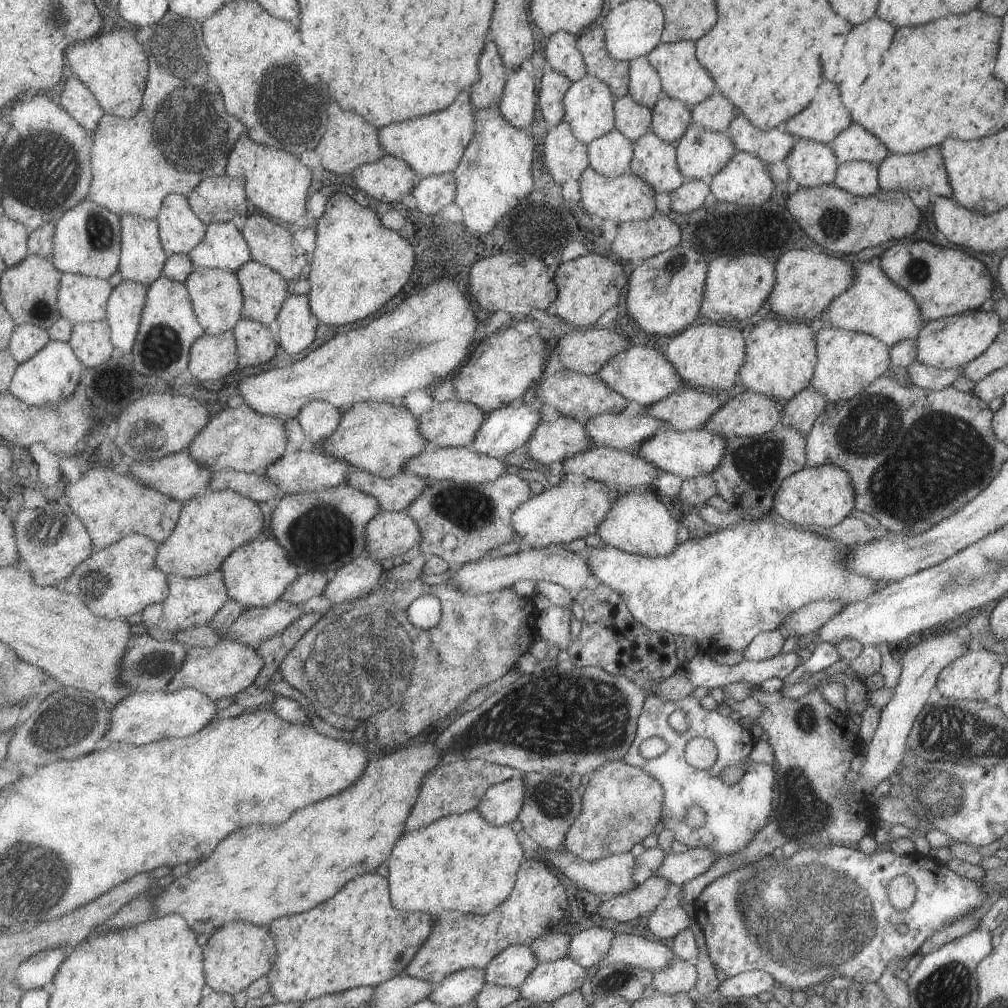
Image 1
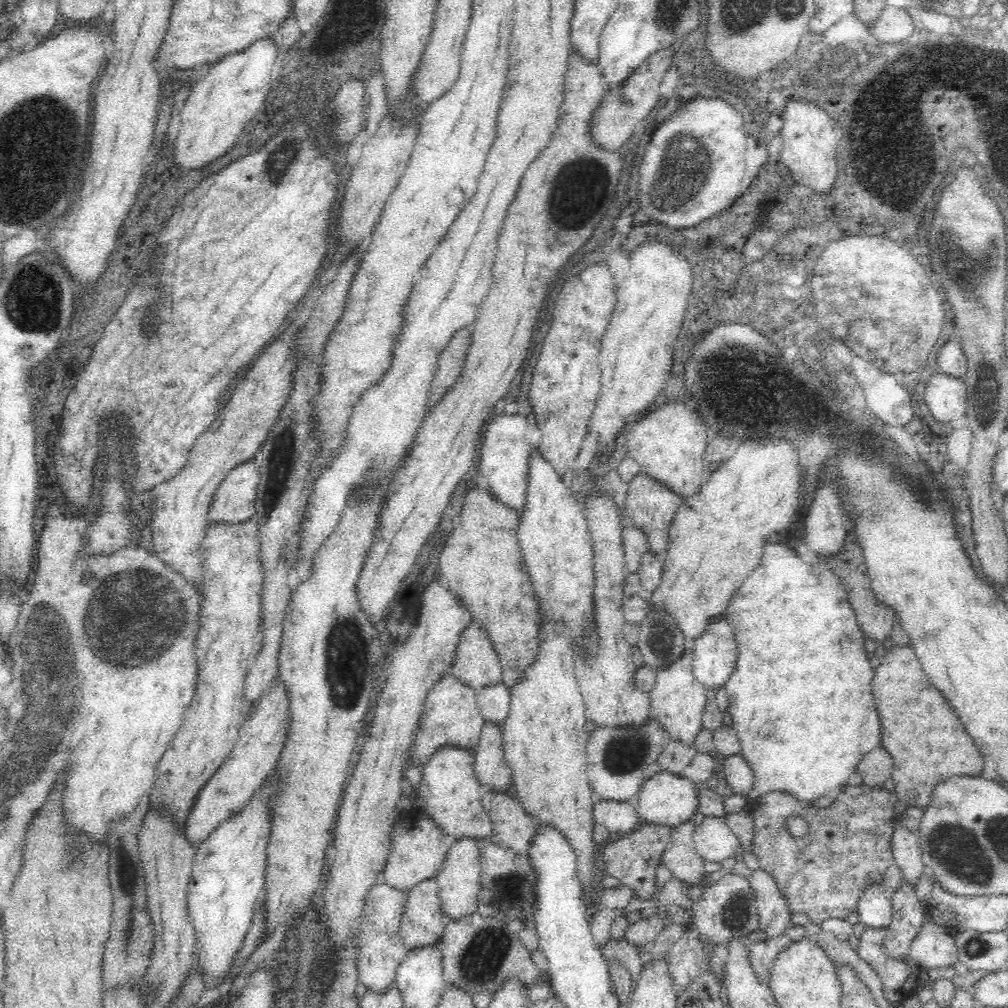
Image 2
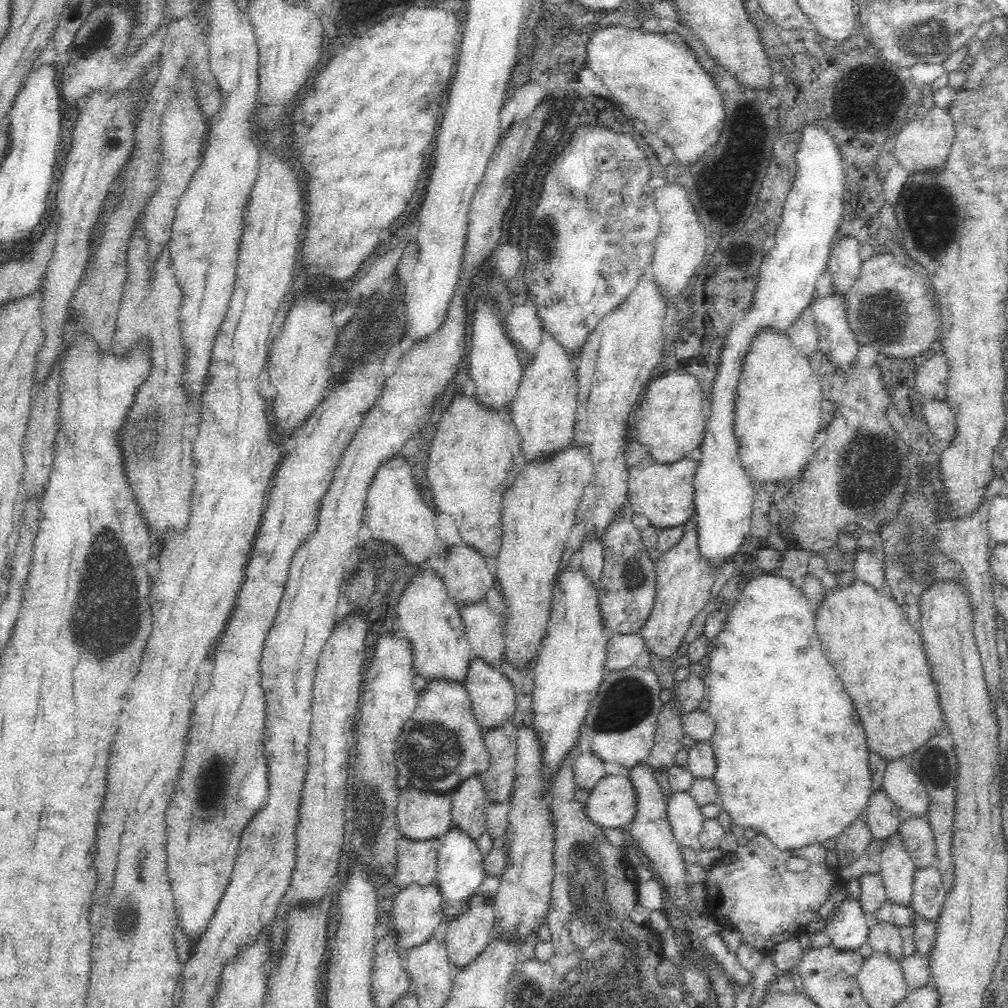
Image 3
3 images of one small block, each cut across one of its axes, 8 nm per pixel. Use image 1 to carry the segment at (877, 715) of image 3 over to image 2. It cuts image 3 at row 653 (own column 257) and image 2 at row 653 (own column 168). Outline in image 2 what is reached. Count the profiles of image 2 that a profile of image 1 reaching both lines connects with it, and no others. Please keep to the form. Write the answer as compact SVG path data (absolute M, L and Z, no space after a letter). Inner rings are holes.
M889 644L886 654L880 658L880 666L875 670L875 674L872 692L876 692L876 702L878 702L878 710L884 726L882 746L892 754L892 760L894 760L894 770L891 773L895 785L894 793L898 802L926 812L928 806L932 804L934 790L941 783L953 777L964 776L964 772L966 776L980 776L984 772L986 758L982 758L982 754L976 750L974 742L964 732L964 726L958 720L958 716L950 710L942 694L930 683L912 647L900 648Z

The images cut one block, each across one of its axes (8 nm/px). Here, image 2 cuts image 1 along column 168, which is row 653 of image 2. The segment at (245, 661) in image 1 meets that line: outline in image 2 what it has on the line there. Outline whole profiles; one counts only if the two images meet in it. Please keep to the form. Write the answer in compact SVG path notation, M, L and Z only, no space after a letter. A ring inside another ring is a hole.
M690 646L680 661L676 661L668 669L656 671L656 675L655 688L648 693L652 719L667 734L670 741L679 742L684 746L692 746L696 742L698 732L702 730L708 700L706 698L707 688L700 685L700 682L697 682L694 677L693 651Z

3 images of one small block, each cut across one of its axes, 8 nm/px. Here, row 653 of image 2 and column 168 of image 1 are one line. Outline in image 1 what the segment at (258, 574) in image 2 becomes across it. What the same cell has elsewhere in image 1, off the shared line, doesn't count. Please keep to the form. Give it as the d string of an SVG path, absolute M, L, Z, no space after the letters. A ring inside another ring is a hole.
M178 193L165 198L158 224L161 243L169 256L189 255L208 232L208 225L192 210L188 197Z

